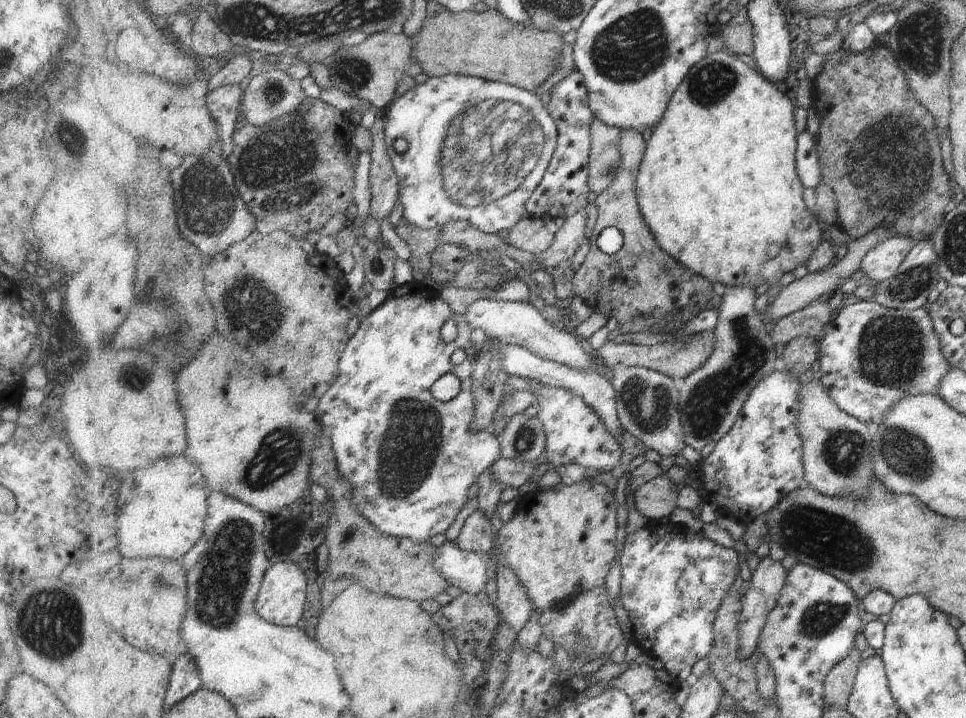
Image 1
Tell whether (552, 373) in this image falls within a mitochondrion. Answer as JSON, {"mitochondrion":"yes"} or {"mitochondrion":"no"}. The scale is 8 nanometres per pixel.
{"mitochondrion":"no"}

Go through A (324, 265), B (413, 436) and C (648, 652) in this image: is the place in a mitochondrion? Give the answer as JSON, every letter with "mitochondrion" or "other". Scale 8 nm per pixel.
{"A":"other","B":"mitochondrion","C":"other"}

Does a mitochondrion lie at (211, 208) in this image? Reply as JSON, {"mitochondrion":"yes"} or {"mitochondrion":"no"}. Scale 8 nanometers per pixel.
{"mitochondrion":"yes"}

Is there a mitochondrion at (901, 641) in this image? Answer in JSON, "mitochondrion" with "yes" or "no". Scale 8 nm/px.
{"mitochondrion":"yes"}

